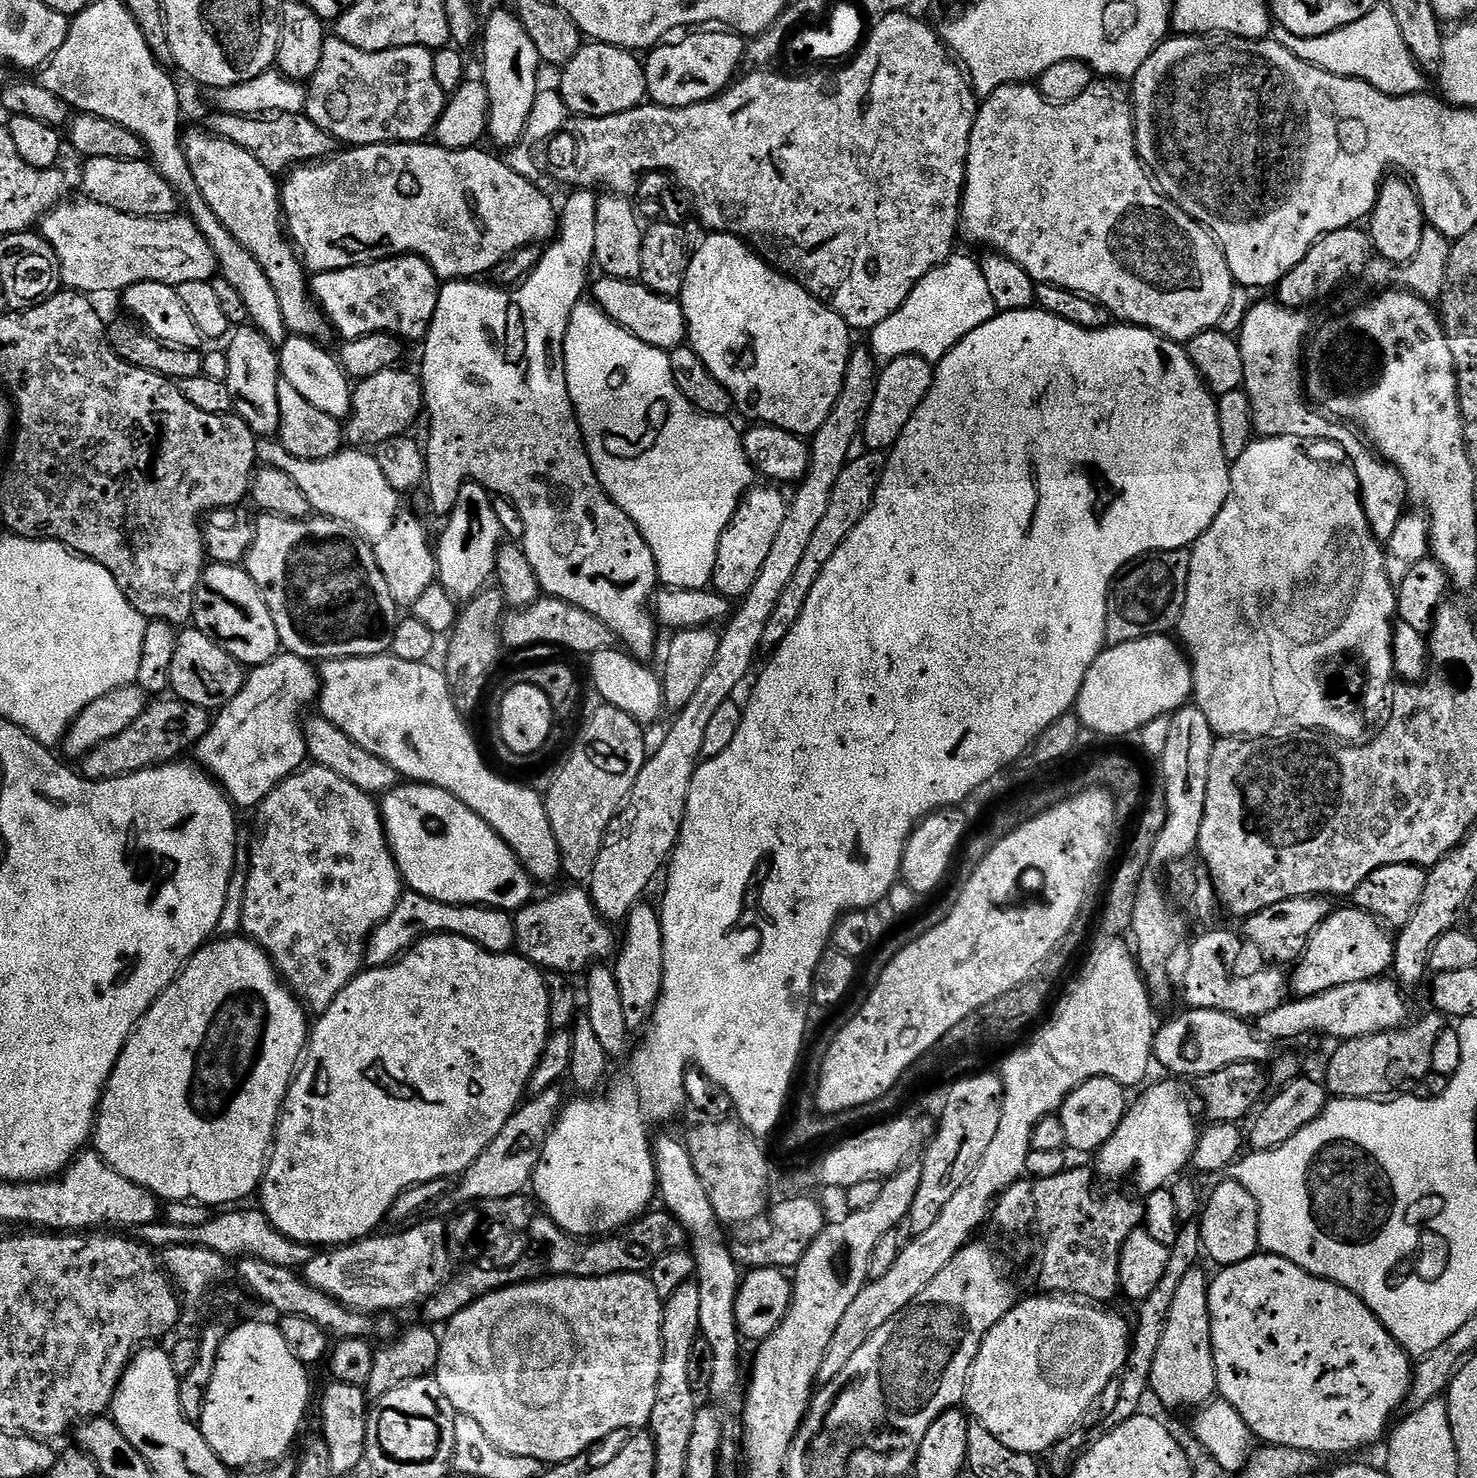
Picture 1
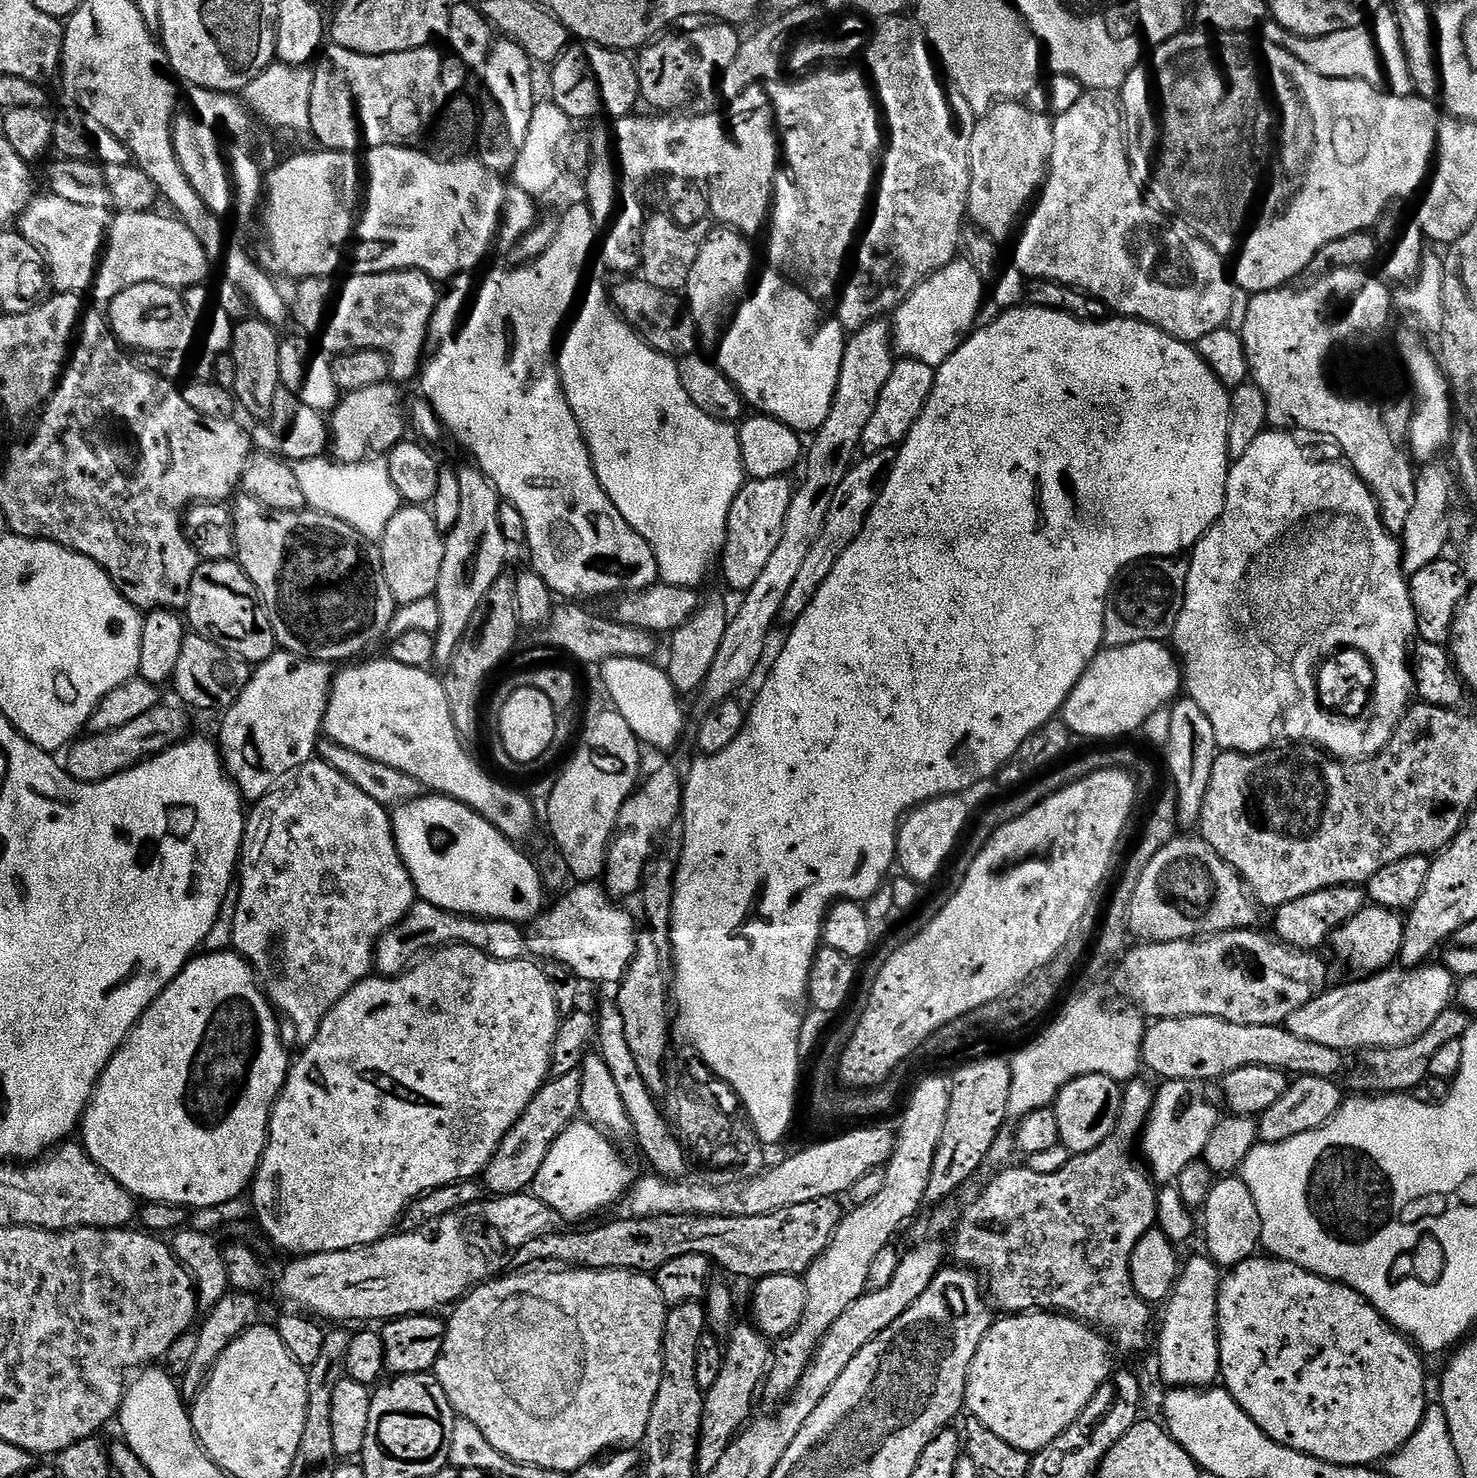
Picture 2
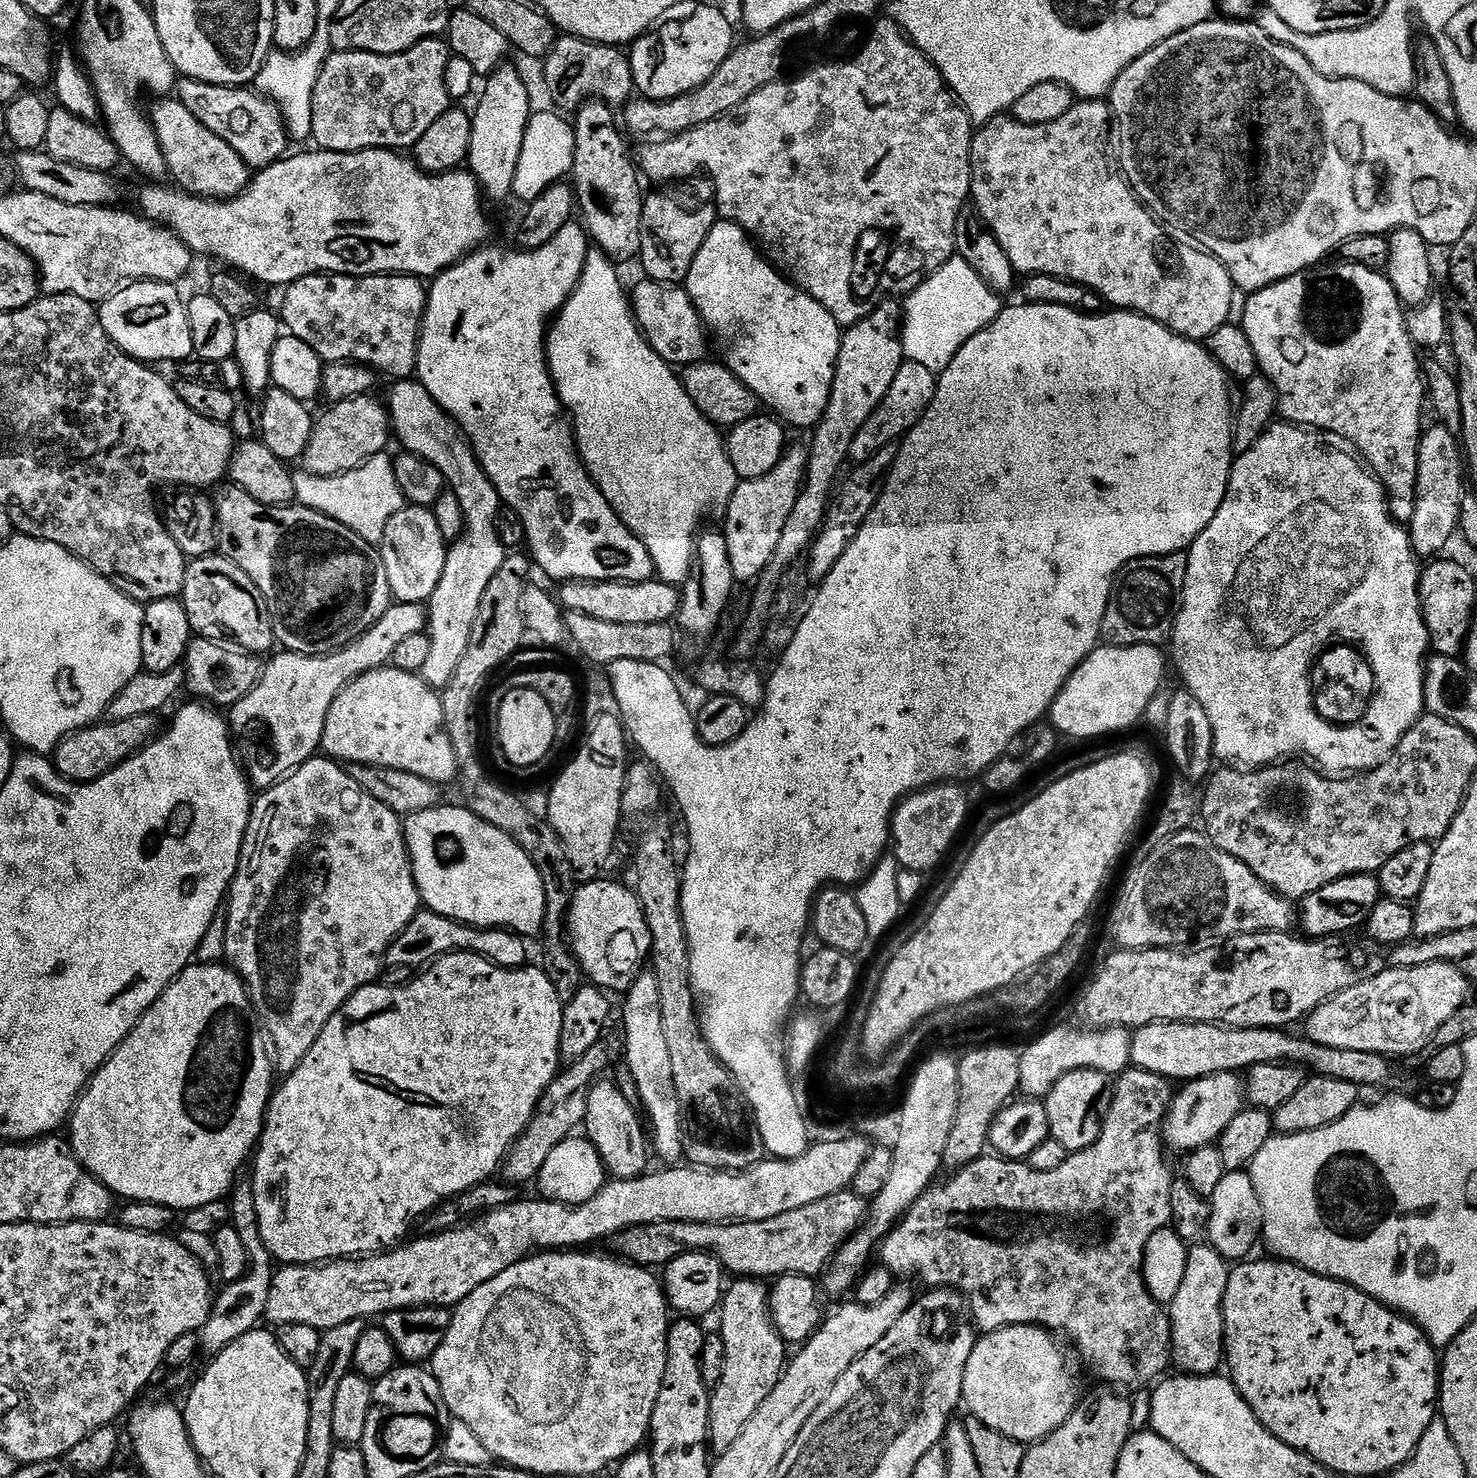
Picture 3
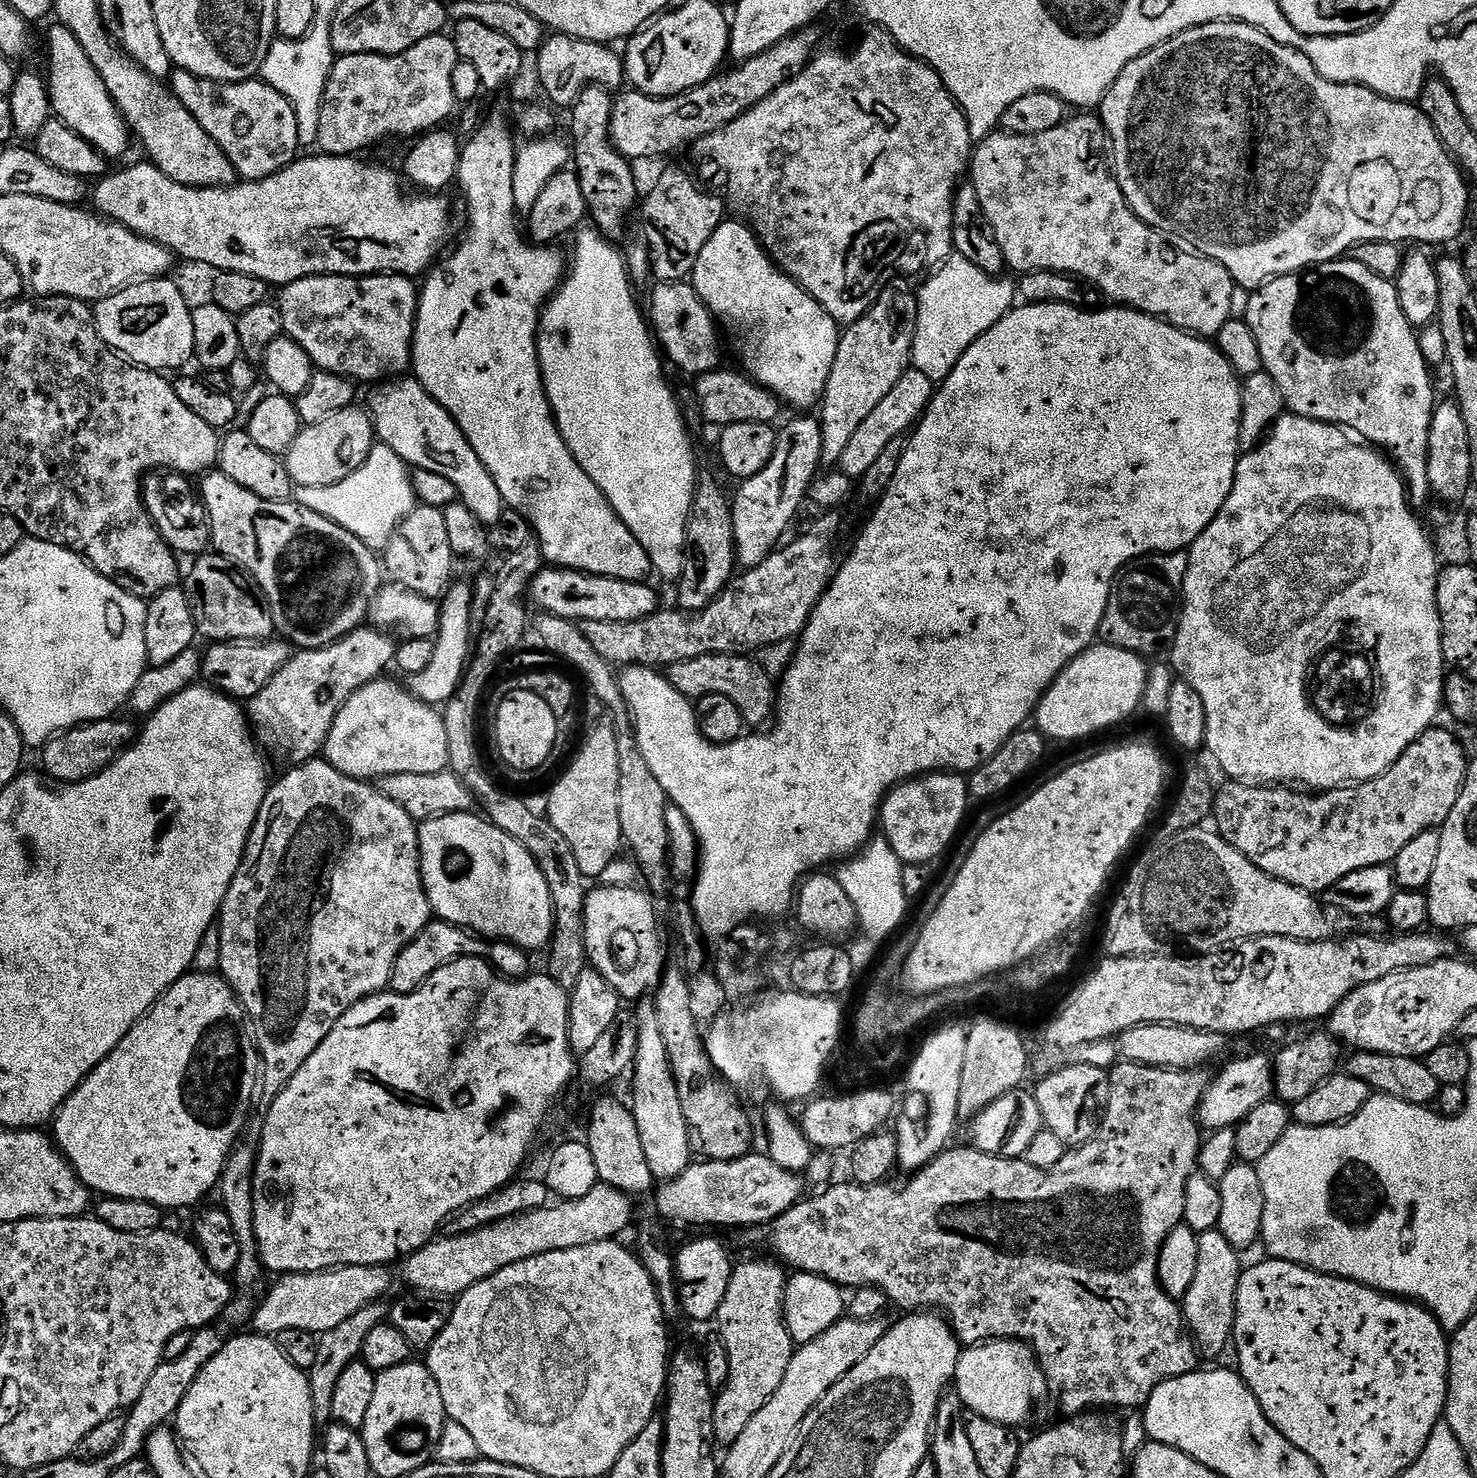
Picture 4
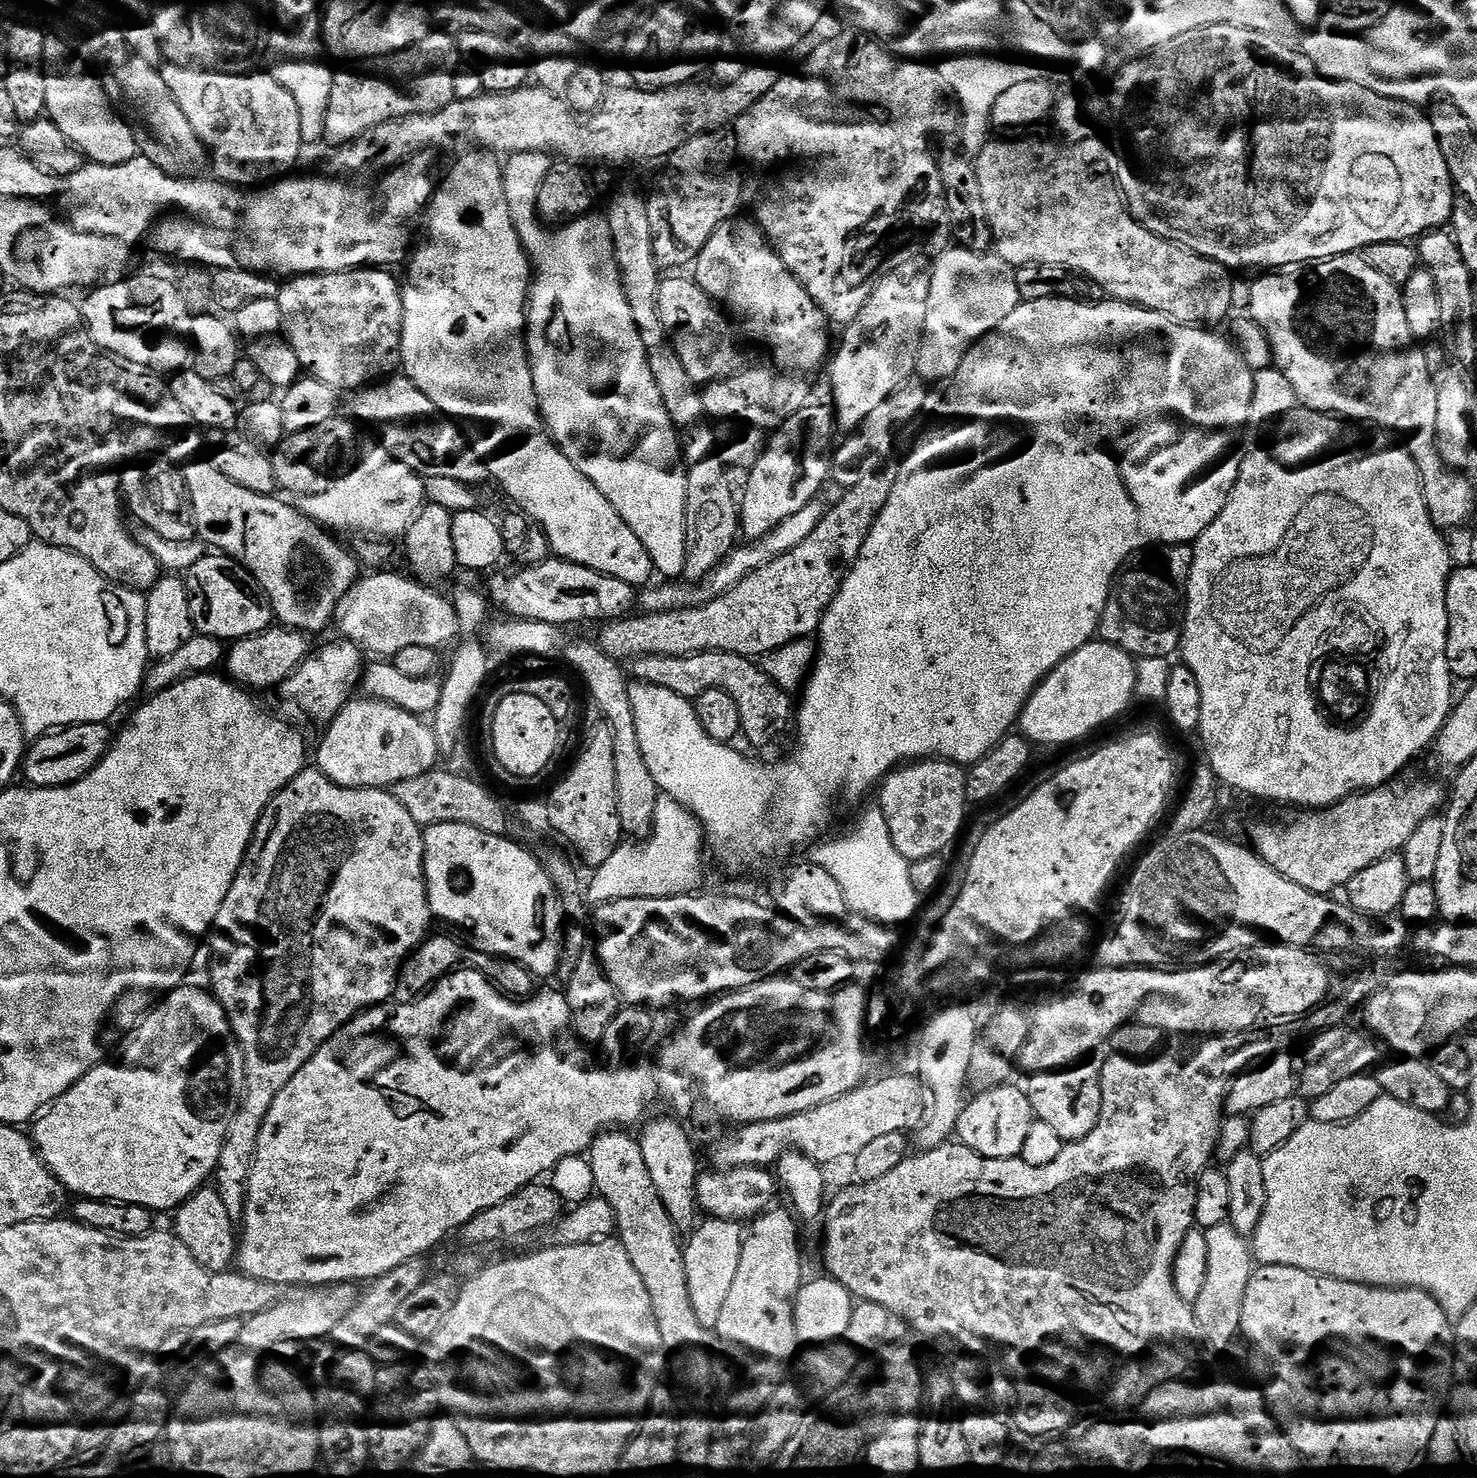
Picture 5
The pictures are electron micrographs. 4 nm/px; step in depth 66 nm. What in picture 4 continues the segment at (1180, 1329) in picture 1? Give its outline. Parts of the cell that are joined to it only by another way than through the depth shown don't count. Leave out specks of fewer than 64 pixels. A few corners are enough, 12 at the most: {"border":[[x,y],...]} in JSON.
{"border":[[1218,1230],[1199,1233],[1184,1323],[1201,1357],[1229,1347],[1242,1271]]}

